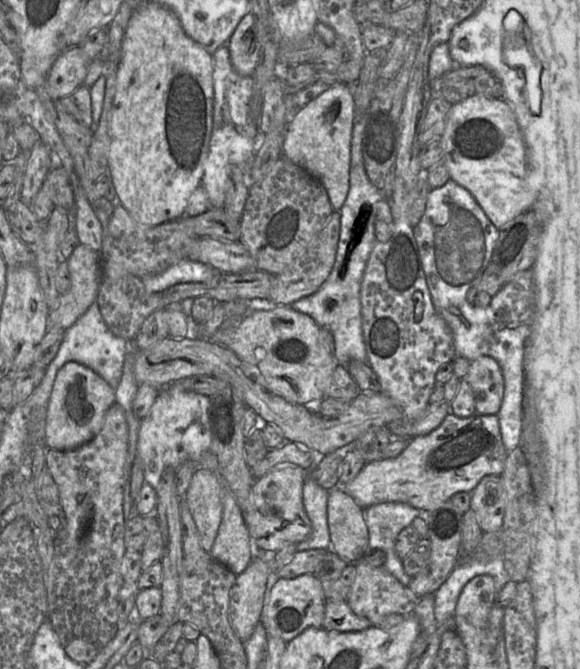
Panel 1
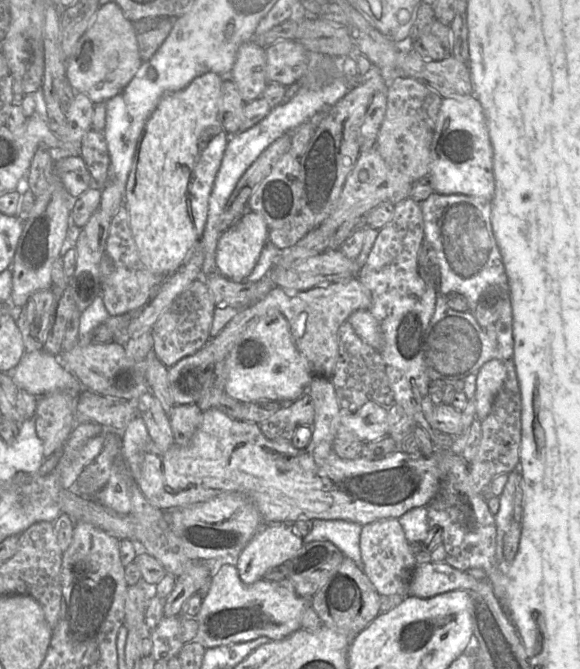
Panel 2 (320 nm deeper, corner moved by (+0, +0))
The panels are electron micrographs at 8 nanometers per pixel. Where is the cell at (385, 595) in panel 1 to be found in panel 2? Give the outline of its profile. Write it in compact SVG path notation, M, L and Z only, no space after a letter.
M396 518L382 519L362 526L360 552L363 572L379 595L409 595L409 584L417 565L409 544Z

